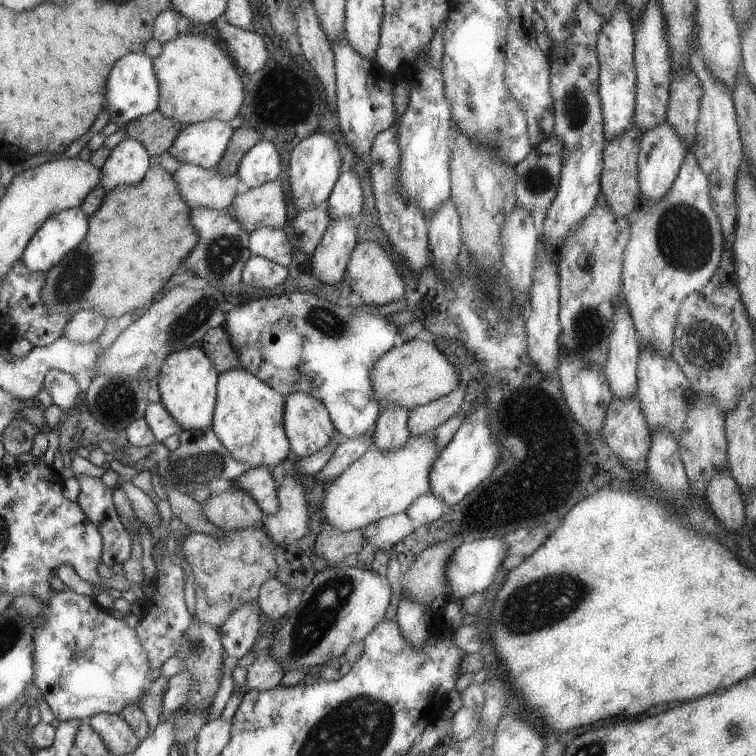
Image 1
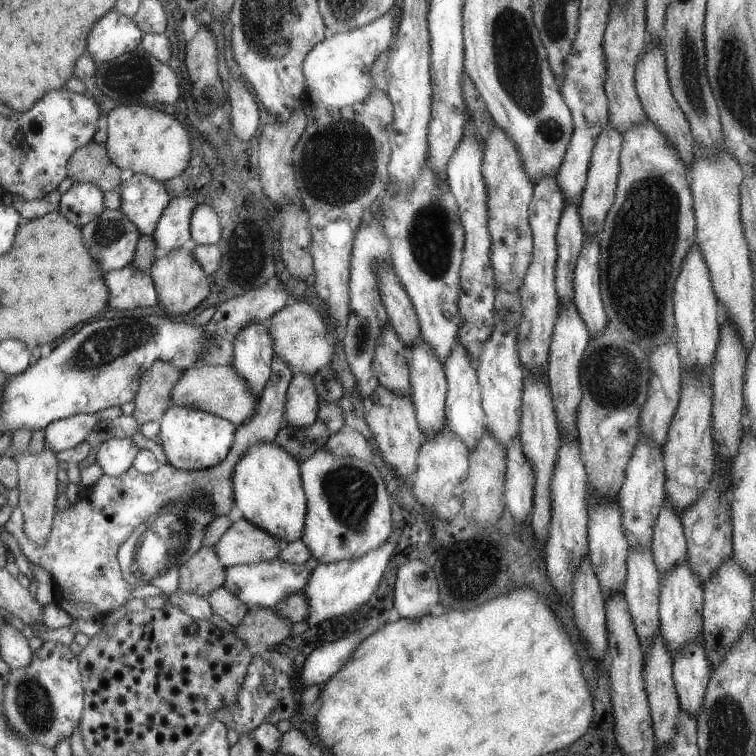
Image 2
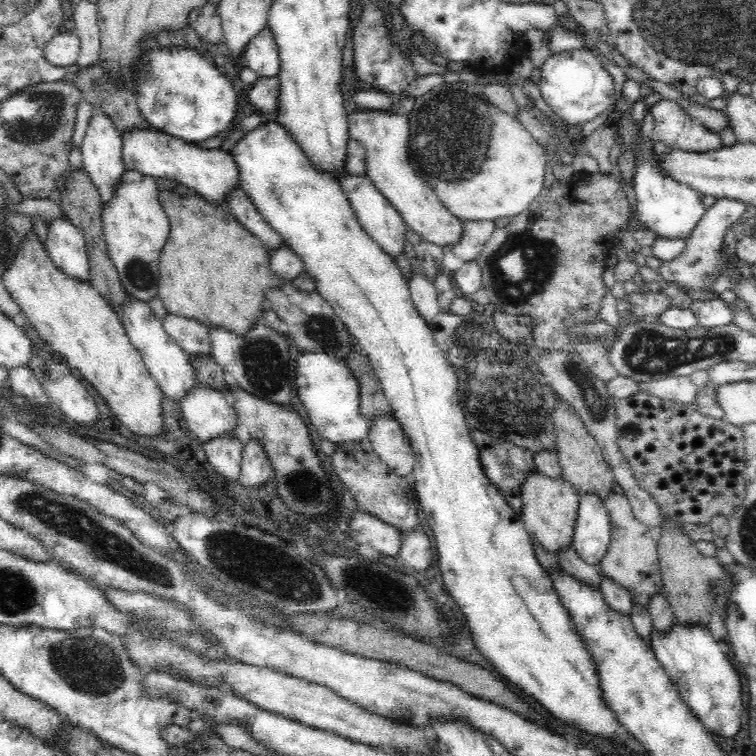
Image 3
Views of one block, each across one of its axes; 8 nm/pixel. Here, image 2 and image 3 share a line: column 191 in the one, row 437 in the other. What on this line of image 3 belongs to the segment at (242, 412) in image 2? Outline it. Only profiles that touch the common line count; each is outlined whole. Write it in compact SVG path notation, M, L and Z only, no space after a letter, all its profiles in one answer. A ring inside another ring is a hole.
M376 416L368 430L368 440L374 454L398 476L412 476L416 456L412 444L394 416Z

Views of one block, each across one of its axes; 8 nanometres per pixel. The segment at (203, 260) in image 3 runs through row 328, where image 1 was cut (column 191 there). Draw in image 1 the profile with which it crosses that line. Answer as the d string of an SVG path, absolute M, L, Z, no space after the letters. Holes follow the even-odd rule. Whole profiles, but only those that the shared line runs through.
M151 162L147 176L137 186L117 186L105 194L101 206L89 216L89 232L83 242L73 248L57 266L45 272L43 304L51 308L51 314L75 314L81 310L93 310L107 320L121 318L127 312L143 308L151 298L169 282L179 270L183 258L197 246L197 232L191 226L191 208L179 194L173 174L167 174L161 166Z

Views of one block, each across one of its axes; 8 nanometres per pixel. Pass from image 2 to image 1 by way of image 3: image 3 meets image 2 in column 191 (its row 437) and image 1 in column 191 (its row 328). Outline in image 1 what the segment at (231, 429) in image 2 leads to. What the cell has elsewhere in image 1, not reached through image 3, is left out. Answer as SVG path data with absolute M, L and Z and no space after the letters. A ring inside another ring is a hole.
M195 344L183 352L173 352L161 366L161 372L155 376L161 394L161 406L167 414L181 426L183 432L207 430L213 426L215 404L217 404L217 380L219 372L203 352L201 344Z

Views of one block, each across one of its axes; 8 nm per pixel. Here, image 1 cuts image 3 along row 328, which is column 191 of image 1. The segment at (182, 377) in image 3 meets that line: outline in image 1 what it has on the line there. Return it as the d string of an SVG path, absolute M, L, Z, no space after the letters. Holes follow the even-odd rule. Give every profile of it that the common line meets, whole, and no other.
M207 120L199 124L185 126L167 152L181 164L191 164L199 168L215 168L227 150L233 130L225 122Z

